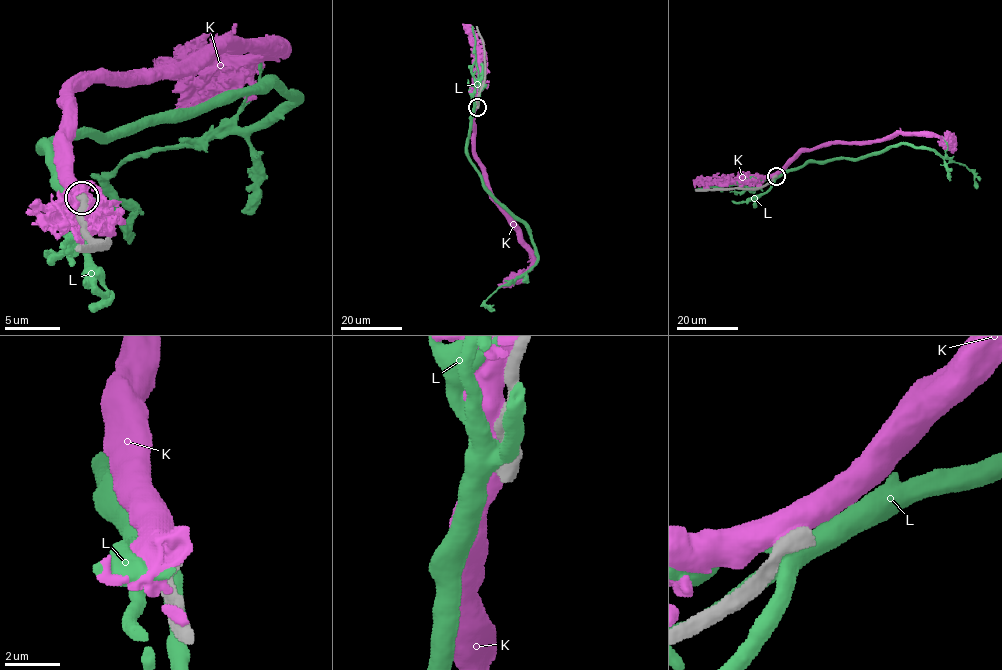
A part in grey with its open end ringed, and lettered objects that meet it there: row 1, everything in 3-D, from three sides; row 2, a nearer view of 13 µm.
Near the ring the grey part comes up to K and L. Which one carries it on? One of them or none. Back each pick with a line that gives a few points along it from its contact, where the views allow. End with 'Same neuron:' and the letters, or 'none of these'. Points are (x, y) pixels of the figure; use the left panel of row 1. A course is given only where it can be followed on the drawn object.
Same neuron: none of these

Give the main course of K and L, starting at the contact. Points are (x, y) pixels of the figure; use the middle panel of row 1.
K: (477, 106), (474, 154), (487, 192), (517, 231), (518, 241), (531, 256), (531, 264), (526, 269), (497, 285)
L: (477, 105), (470, 121), (468, 159), (481, 183), (527, 229), (537, 258), (485, 301), (491, 307)

